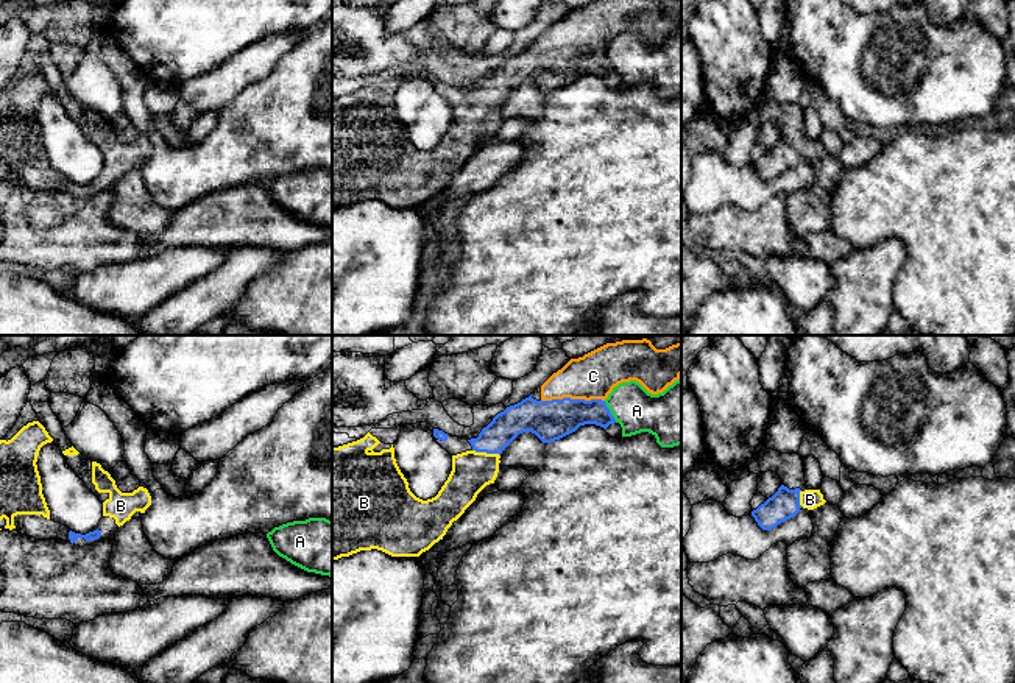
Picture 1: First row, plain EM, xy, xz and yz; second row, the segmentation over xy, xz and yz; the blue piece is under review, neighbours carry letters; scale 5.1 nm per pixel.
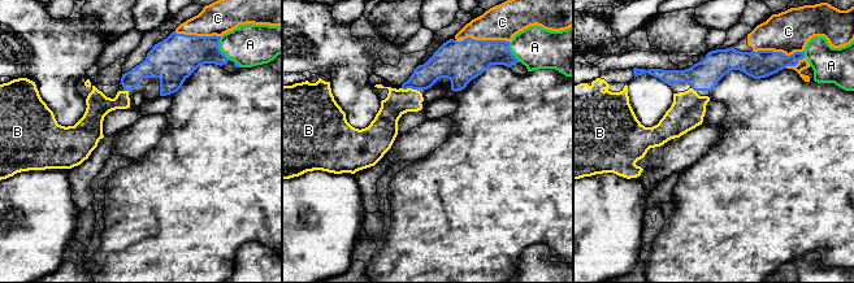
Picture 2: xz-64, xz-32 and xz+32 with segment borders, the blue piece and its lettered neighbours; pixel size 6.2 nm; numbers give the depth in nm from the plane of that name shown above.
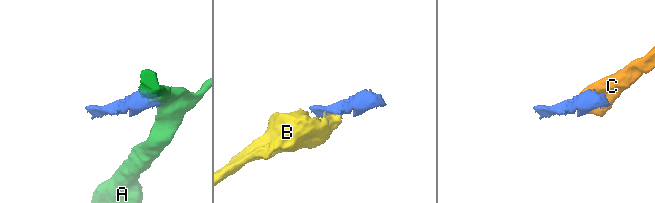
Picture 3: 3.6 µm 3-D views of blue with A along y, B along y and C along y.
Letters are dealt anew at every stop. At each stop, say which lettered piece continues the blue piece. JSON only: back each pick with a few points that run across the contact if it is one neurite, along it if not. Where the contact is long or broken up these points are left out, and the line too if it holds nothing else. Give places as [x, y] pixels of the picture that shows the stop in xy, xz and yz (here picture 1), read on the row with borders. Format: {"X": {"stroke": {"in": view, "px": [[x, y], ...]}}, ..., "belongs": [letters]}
{"belongs": ["B", "C"]}

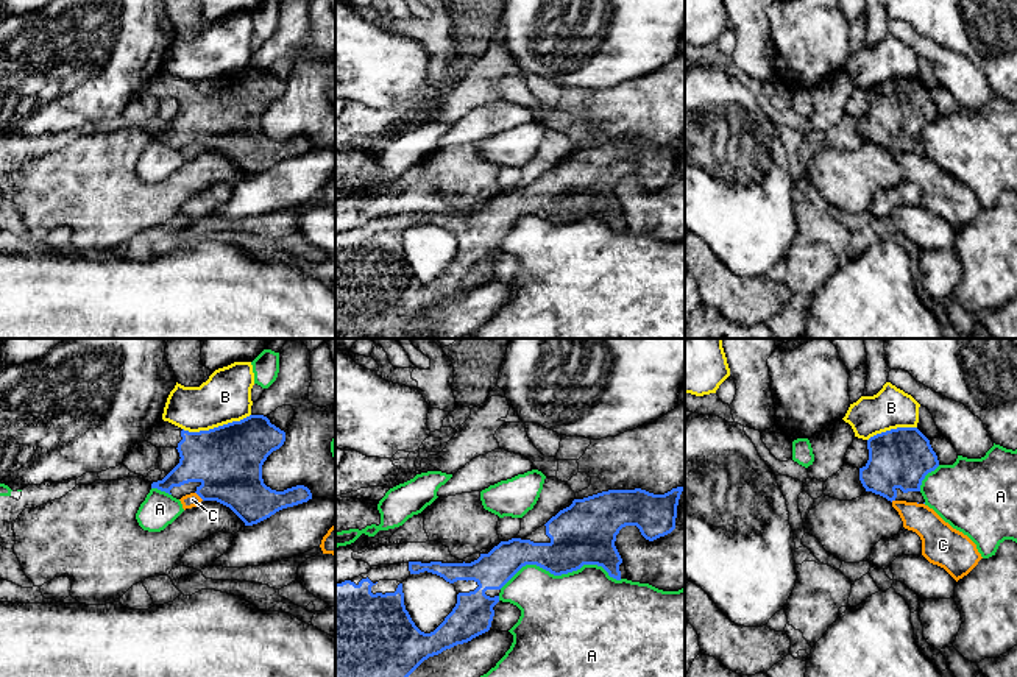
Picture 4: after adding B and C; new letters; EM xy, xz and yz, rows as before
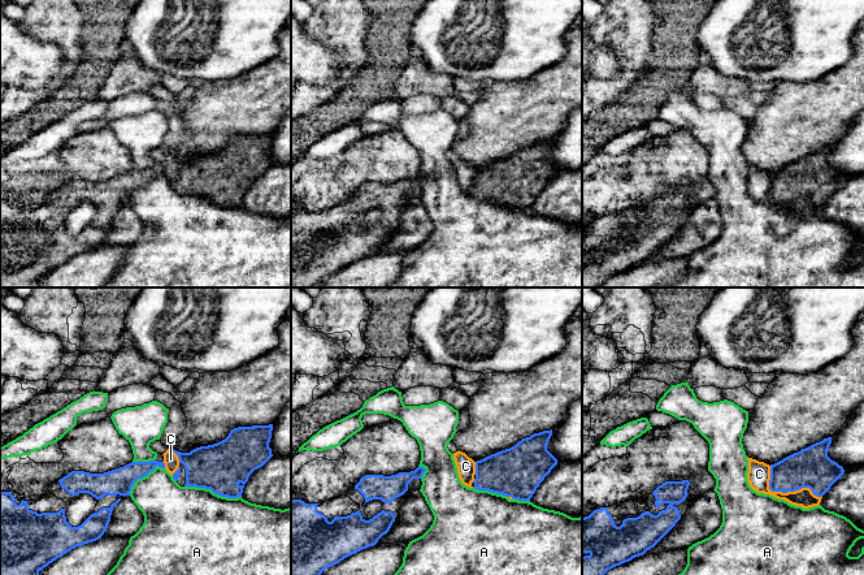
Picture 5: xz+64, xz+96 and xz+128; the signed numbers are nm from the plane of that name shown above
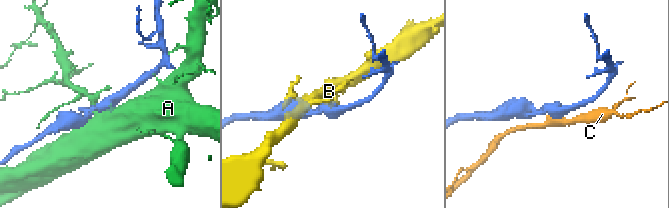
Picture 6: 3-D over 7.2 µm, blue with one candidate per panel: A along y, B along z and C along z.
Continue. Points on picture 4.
{"belongs": []}

